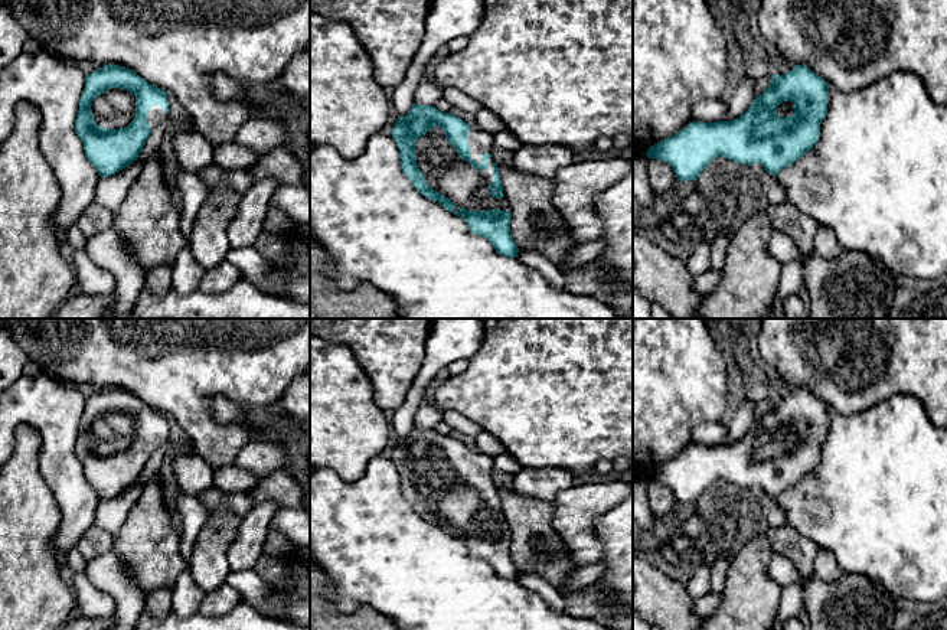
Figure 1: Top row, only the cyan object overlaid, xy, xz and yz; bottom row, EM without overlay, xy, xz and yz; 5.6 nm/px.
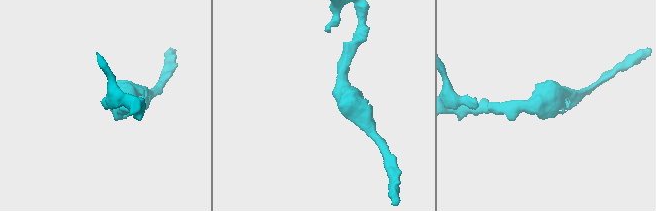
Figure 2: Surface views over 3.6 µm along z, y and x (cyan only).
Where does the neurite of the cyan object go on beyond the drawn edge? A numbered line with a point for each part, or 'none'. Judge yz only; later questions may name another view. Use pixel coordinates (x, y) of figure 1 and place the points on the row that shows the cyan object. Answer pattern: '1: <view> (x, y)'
1: yz (786, 108)

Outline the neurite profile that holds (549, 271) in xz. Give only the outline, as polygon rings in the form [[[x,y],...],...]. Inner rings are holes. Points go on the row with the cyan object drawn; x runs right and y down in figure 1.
[[[519,248],[517,257],[520,262],[525,265],[536,270],[541,272],[541,275],[555,288],[566,288],[566,277],[564,272],[558,268],[556,264],[549,261],[542,254],[533,251],[533,249],[523,249]]]

